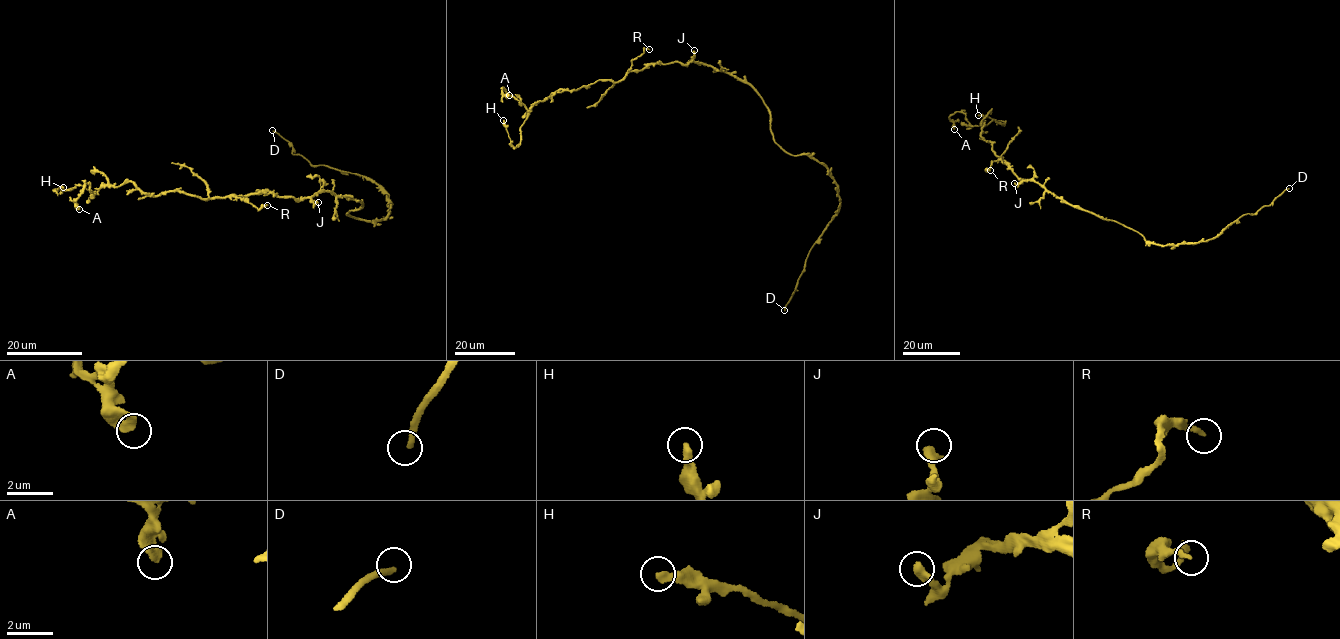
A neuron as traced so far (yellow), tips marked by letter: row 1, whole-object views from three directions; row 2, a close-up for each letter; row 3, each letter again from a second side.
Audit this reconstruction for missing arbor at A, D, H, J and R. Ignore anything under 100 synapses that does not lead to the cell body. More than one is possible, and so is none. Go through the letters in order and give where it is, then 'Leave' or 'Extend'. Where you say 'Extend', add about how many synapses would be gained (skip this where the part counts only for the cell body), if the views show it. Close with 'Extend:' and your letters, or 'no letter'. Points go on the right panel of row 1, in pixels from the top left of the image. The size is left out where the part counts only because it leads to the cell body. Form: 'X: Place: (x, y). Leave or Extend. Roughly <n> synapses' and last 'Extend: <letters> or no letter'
A: Place: (954, 129). Leave
D: Place: (1289, 188). Extend. Roughly 130 synapses
H: Place: (978, 115). Leave
J: Place: (1014, 183). Leave
R: Place: (990, 170). Leave
Extend: D

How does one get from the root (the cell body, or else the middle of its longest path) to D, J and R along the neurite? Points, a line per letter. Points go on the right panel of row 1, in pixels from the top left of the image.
D: (1062, 199), (1132, 228), (1149, 242), (1166, 246), (1214, 238), (1243, 214), (1256, 213), (1270, 205), (1289, 188)
J: (1062, 199), (1035, 181), (1025, 179), (1018, 185), (1014, 183)
R: (1062, 199), (1035, 181), (1020, 178), (1000, 160), (992, 161), (989, 170), (986, 169), (990, 170)

